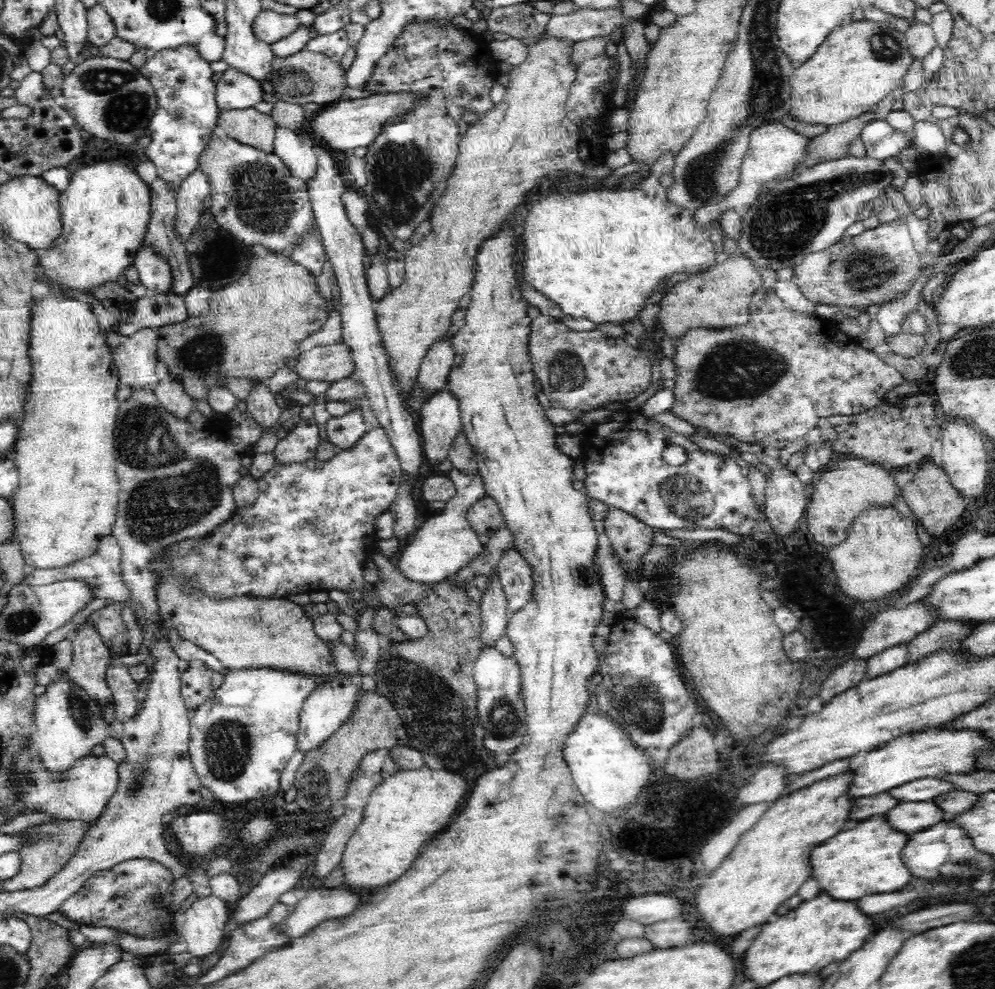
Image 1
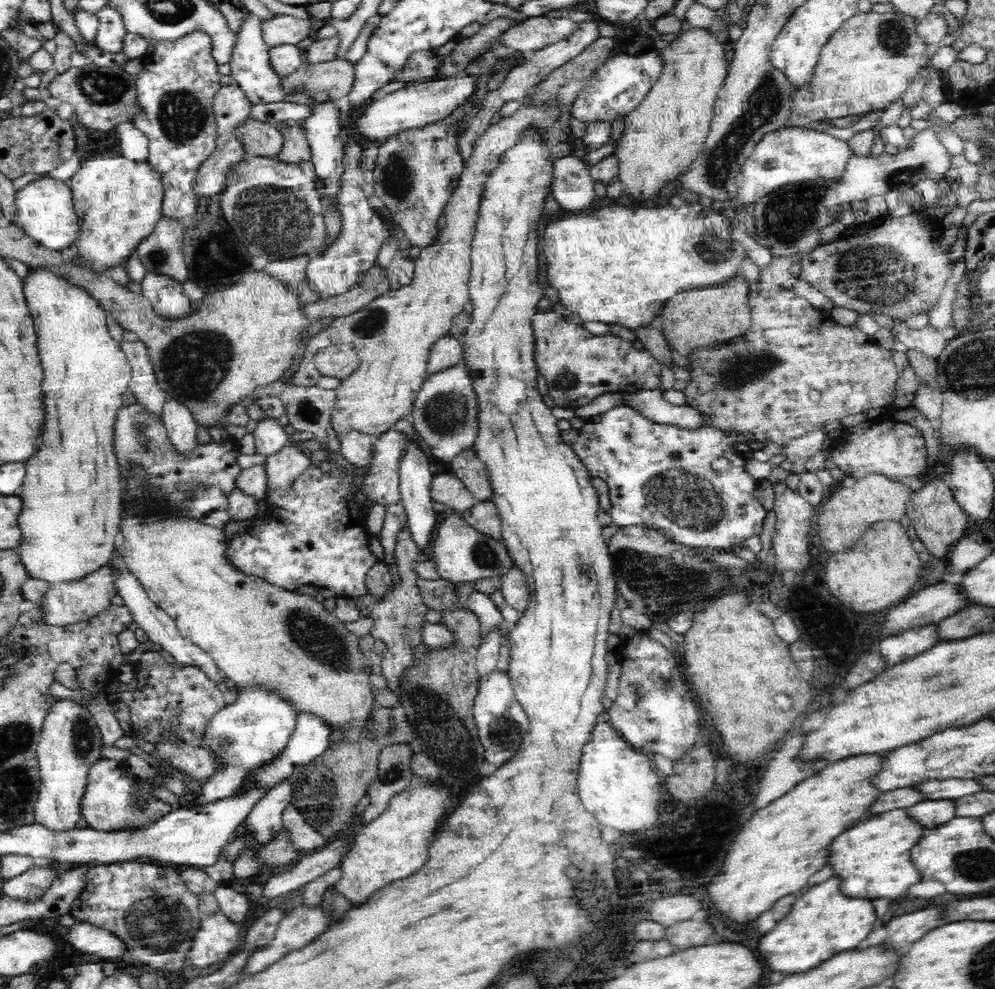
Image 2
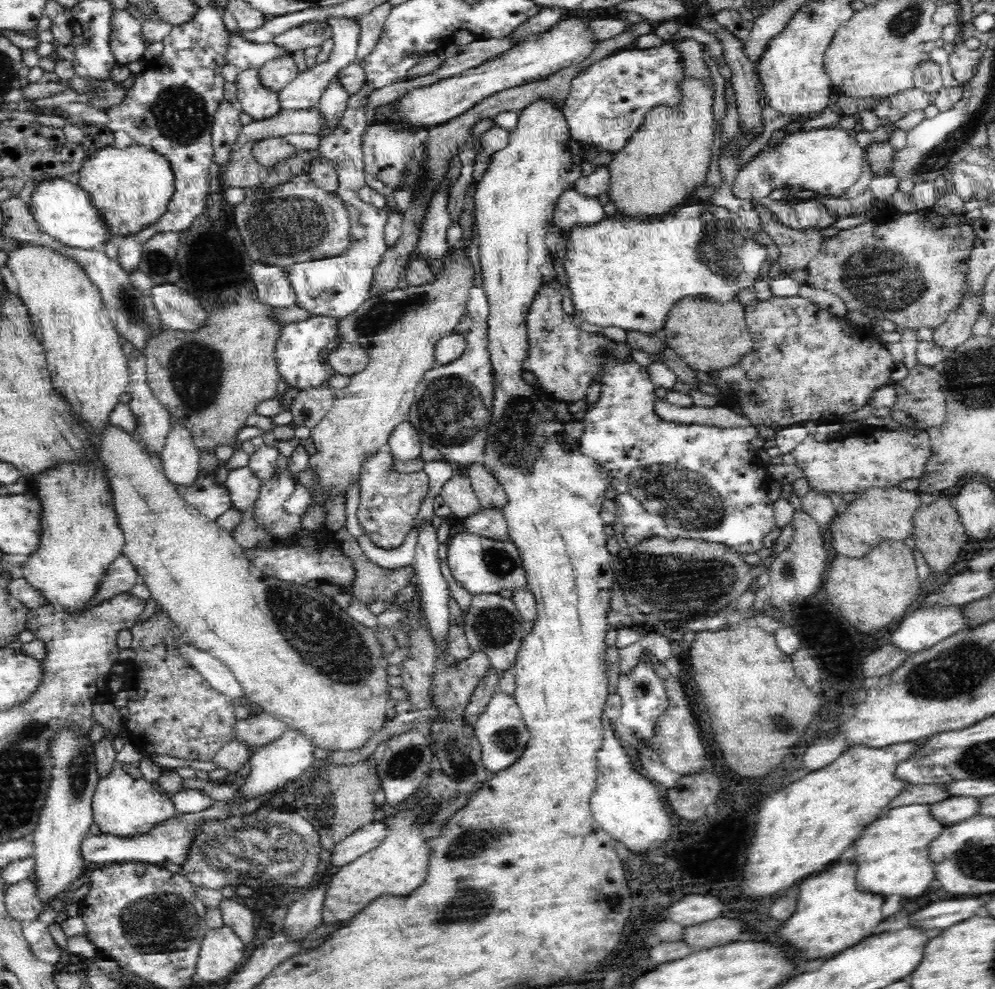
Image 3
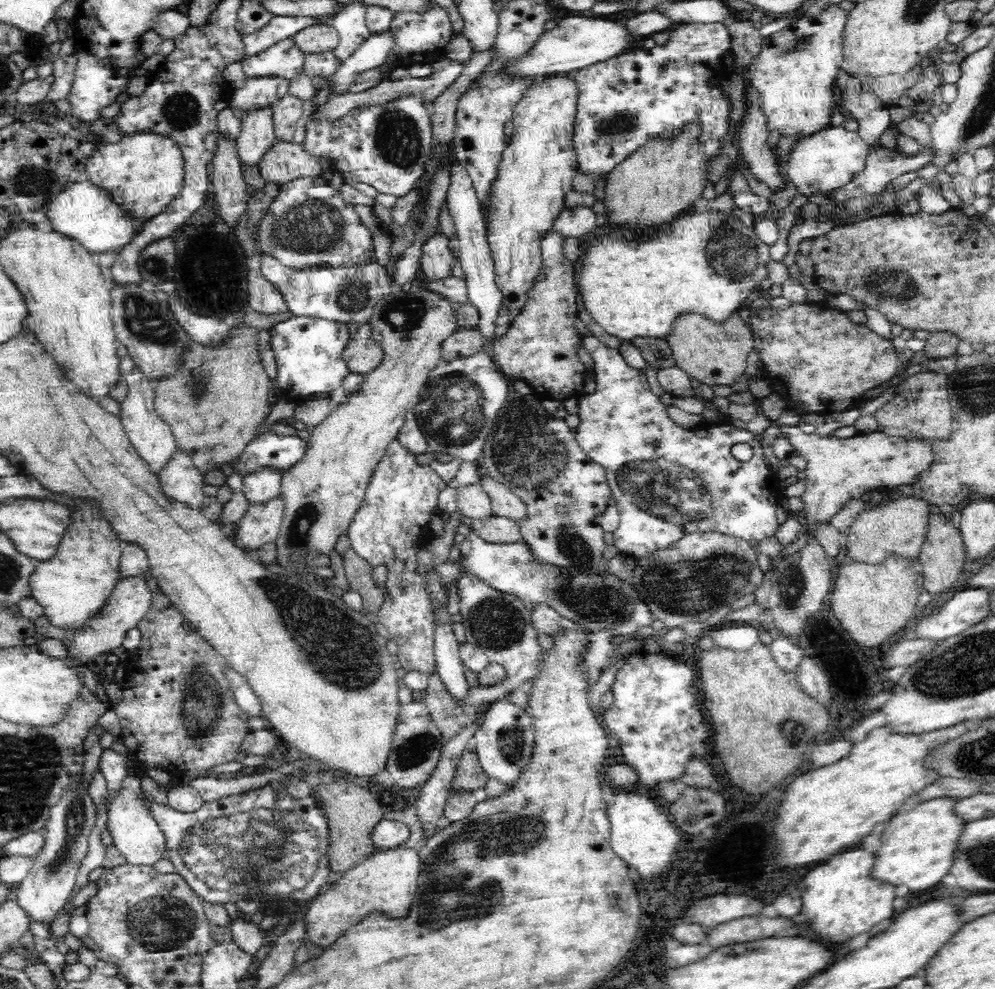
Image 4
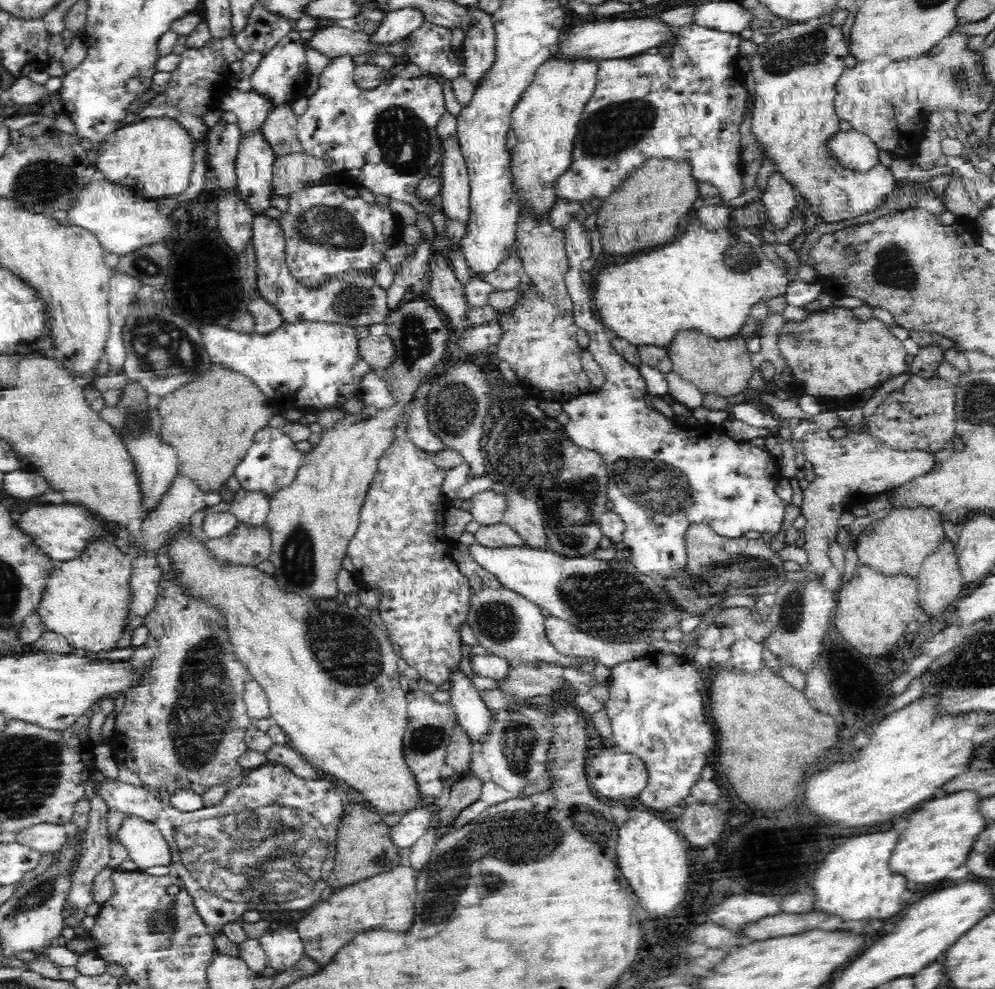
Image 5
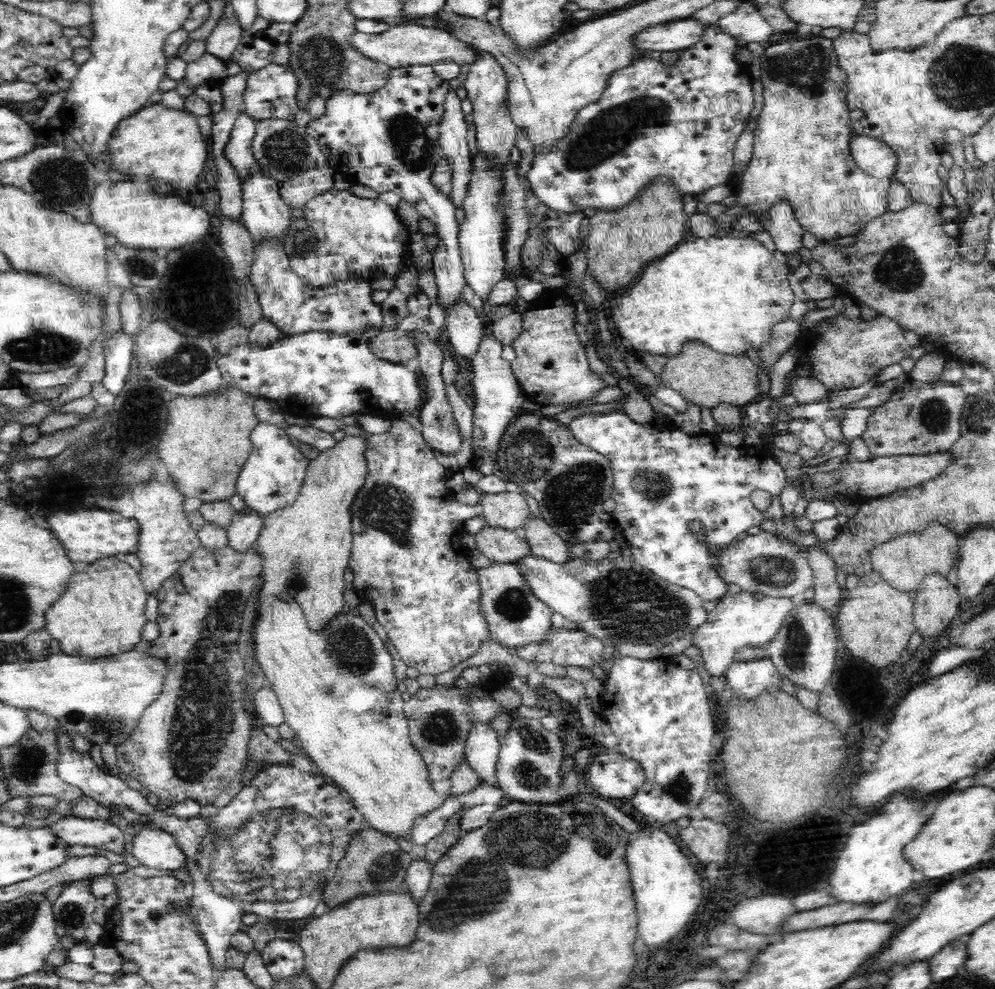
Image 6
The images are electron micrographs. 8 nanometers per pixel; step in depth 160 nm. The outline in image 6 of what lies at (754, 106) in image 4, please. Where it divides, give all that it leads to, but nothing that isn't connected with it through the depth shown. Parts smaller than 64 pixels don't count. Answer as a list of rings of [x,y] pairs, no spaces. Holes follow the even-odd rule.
[[[785,200],[774,202],[770,208],[769,226],[767,231],[773,238],[776,250],[784,254],[796,254],[802,248],[802,235],[804,231],[794,215],[794,209],[791,208]]]

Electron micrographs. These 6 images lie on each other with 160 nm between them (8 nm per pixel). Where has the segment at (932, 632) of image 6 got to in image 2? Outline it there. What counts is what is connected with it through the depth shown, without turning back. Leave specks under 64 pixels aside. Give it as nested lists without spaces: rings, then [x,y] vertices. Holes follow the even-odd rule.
[[[942,478],[930,480],[921,489],[912,492],[906,502],[907,516],[916,531],[918,544],[925,547],[925,552],[928,552],[931,558],[944,561],[949,557],[955,543],[963,538],[969,520],[948,487]]]

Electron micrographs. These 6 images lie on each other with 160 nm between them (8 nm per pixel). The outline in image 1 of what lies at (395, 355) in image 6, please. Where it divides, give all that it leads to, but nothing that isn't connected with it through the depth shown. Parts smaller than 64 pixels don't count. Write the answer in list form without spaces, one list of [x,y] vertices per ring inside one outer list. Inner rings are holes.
[[[344,342],[332,346],[316,346],[302,351],[291,362],[300,378],[324,380],[328,383],[348,378],[354,372],[354,359],[350,347]]]

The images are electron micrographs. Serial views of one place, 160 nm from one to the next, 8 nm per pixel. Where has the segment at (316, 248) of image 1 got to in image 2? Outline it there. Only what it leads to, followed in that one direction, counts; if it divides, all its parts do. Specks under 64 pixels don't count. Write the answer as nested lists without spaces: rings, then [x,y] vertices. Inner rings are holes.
[[[304,254],[304,256],[294,256],[294,258],[286,258],[286,260],[264,261],[260,270],[262,272],[271,273],[276,280],[284,281],[292,286],[296,294],[301,291],[302,281],[306,276],[306,265],[312,254]]]

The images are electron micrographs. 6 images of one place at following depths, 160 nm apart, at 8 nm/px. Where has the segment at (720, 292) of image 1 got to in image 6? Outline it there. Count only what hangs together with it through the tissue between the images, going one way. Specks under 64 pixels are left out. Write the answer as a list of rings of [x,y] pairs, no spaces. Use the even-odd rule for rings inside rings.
[[[688,340],[676,356],[668,357],[659,378],[661,382],[679,392],[687,403],[697,404],[704,411],[709,411],[720,402],[743,408],[758,400],[758,376],[759,370],[746,355],[734,356],[716,352],[698,340]]]

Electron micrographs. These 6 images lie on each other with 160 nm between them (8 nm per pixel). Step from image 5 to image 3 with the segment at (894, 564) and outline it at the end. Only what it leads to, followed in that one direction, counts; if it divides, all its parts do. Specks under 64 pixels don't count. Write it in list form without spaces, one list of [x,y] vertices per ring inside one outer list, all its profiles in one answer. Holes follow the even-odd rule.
[[[900,487],[870,488],[864,496],[850,504],[844,516],[834,516],[826,529],[827,545],[834,546],[832,554],[862,557],[880,540],[906,540],[913,535],[912,518],[922,500],[917,491],[900,490]]]

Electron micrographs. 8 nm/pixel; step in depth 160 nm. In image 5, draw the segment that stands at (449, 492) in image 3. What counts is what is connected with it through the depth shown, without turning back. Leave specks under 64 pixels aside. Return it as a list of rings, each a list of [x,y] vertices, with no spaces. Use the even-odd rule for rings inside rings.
[[[493,489],[481,491],[471,496],[473,520],[481,525],[492,526],[502,523],[504,510],[506,510],[506,495],[497,494]]]

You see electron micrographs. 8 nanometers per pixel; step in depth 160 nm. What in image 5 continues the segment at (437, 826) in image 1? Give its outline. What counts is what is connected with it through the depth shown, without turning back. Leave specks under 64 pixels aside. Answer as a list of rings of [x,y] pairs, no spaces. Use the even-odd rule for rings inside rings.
[[[399,864],[388,872],[365,877],[354,884],[333,891],[325,901],[314,904],[310,916],[302,918],[297,933],[303,942],[305,954],[324,968],[332,956],[352,940],[352,936],[372,928],[392,928],[392,932],[408,932],[414,920],[414,904],[417,900],[417,874],[411,866]]]

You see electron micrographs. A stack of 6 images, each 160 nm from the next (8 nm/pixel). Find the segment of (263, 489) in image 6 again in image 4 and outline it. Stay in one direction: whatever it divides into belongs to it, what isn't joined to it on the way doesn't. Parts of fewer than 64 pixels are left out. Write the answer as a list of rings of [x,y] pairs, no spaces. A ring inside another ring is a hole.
[[[267,431],[256,436],[232,464],[233,472],[248,476],[262,468],[291,469],[304,458],[307,443],[298,436],[281,436]]]

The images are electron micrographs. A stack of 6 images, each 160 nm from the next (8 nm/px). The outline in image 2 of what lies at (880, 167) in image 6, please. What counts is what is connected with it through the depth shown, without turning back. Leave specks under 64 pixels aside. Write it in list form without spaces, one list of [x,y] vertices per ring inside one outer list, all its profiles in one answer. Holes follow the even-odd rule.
[[[784,126],[773,129],[764,134],[764,138],[753,149],[752,156],[741,167],[741,174],[737,177],[737,197],[732,202],[738,207],[750,208],[756,200],[784,184],[814,181],[818,177],[828,178],[830,181],[840,178],[853,154],[848,141],[835,138],[826,132],[816,131],[809,126],[790,128]]]

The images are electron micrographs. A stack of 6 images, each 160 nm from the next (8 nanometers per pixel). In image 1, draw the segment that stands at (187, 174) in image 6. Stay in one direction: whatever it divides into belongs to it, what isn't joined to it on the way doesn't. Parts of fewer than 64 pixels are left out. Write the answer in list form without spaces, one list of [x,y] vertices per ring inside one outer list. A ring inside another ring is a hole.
[[[120,160],[82,166],[72,174],[68,188],[61,193],[61,234],[48,246],[50,247],[48,256],[40,260],[44,274],[50,276],[54,282],[58,282],[60,288],[64,290],[74,288],[90,294],[92,290],[95,291],[104,284],[117,282],[118,276],[123,274],[124,269],[133,264],[136,253],[146,241],[145,235],[152,217],[152,198],[151,187],[129,167],[127,162]]]

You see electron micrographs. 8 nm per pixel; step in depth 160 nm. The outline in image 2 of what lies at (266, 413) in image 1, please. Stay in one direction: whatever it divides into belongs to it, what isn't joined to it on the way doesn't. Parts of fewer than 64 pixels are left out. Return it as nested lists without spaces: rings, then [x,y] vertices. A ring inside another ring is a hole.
[[[265,415],[260,422],[253,422],[250,432],[255,437],[256,453],[270,456],[280,452],[289,441],[289,434],[278,423],[278,419]]]

